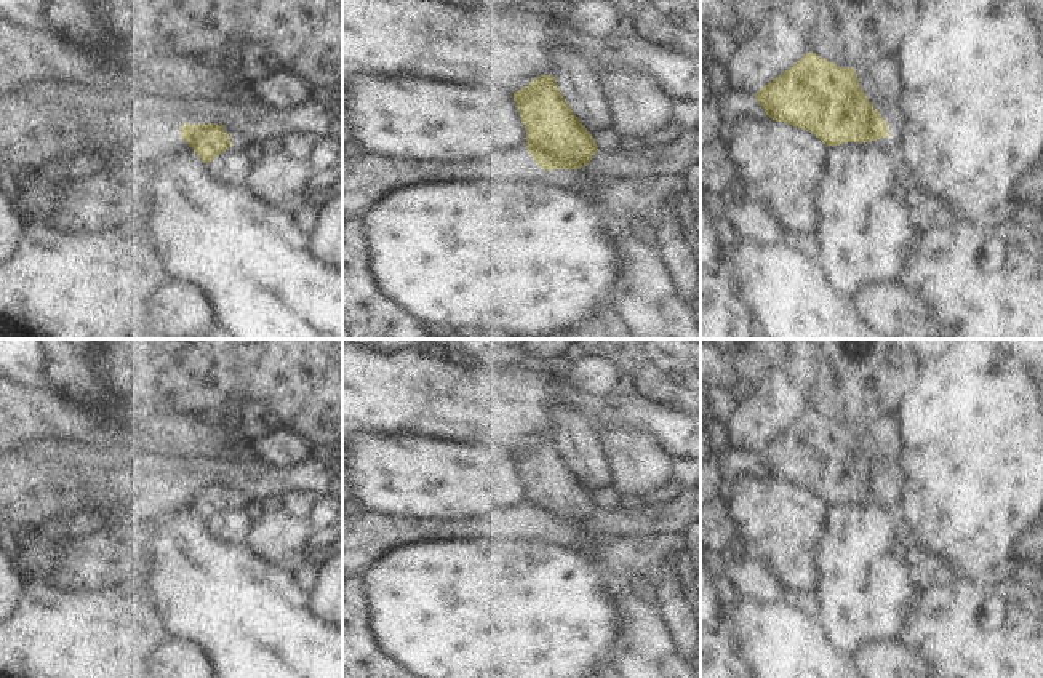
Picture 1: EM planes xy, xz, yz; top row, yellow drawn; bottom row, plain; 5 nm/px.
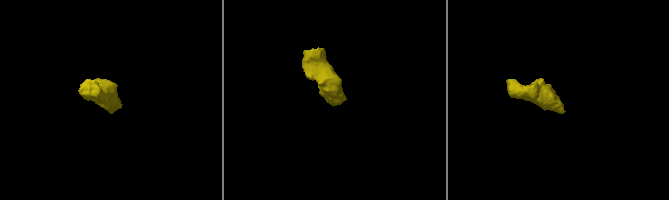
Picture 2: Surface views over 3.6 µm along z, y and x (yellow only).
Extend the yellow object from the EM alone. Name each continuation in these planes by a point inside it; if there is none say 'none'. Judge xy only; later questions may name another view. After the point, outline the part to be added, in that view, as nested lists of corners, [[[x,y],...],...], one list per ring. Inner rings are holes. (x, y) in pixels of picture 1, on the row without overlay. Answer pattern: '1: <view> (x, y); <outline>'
1: xy (239, 498); [[[224,483],[226,491],[230,496],[232,505],[240,507],[242,510],[245,510],[251,501],[251,494],[243,491],[243,489],[234,489],[232,486],[229,486],[227,483]]]

